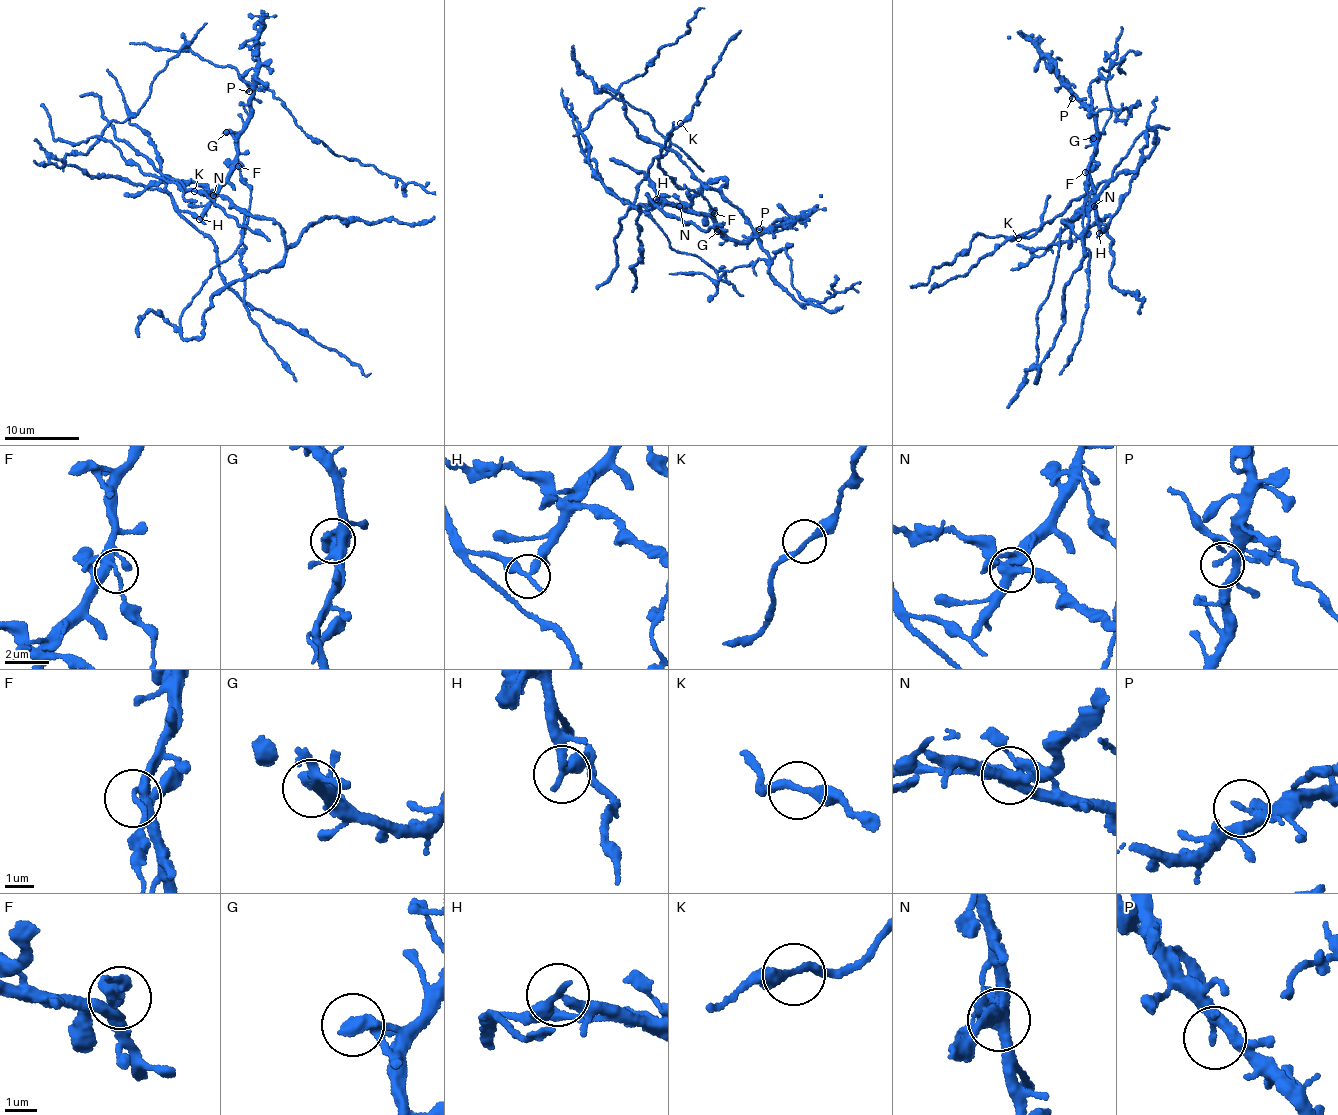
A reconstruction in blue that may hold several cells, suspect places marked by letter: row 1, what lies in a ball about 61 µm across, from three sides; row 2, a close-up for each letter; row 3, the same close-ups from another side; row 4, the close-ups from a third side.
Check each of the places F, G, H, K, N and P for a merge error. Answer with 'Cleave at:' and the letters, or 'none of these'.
Cleave at: F, H, N

